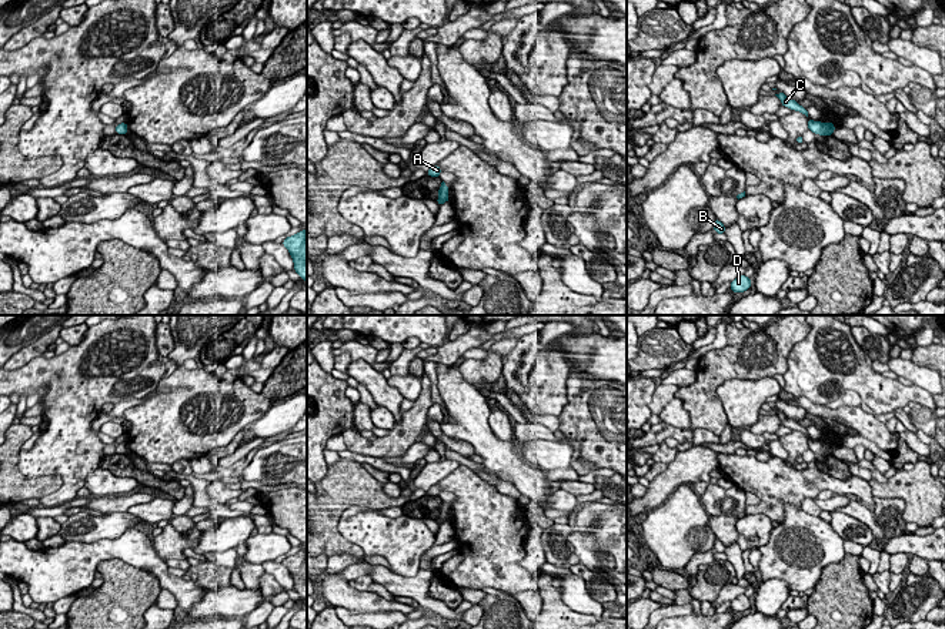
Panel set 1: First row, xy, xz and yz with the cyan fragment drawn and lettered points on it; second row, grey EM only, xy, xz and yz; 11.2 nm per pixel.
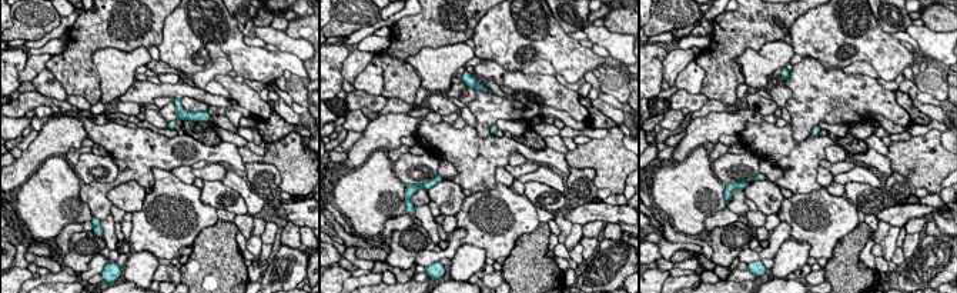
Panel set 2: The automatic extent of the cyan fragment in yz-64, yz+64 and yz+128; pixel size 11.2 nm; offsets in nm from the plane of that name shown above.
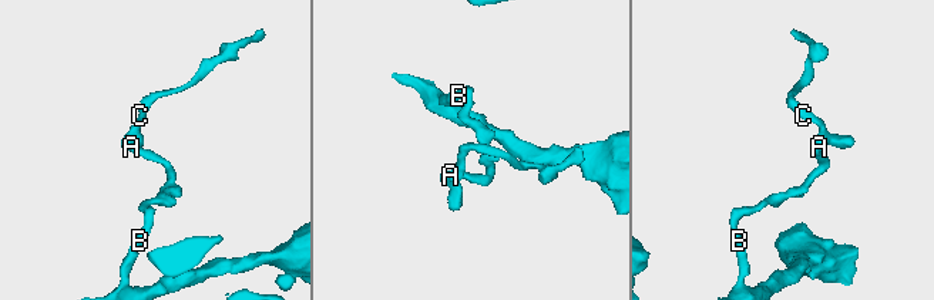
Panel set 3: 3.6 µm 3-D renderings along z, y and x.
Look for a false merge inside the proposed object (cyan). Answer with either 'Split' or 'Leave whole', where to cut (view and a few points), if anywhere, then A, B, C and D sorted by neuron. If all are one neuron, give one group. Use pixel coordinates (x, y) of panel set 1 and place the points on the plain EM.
Leave whole. No split. Groups: A B C D

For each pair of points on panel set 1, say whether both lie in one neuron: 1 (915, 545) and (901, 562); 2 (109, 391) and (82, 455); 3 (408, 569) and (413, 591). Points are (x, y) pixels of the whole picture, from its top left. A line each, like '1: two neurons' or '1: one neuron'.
1: two neurons
2: one neuron
3: two neurons

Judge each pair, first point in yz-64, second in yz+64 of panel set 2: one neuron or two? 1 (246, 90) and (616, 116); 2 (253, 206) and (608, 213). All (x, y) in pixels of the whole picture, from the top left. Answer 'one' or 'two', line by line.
1: two
2: two

